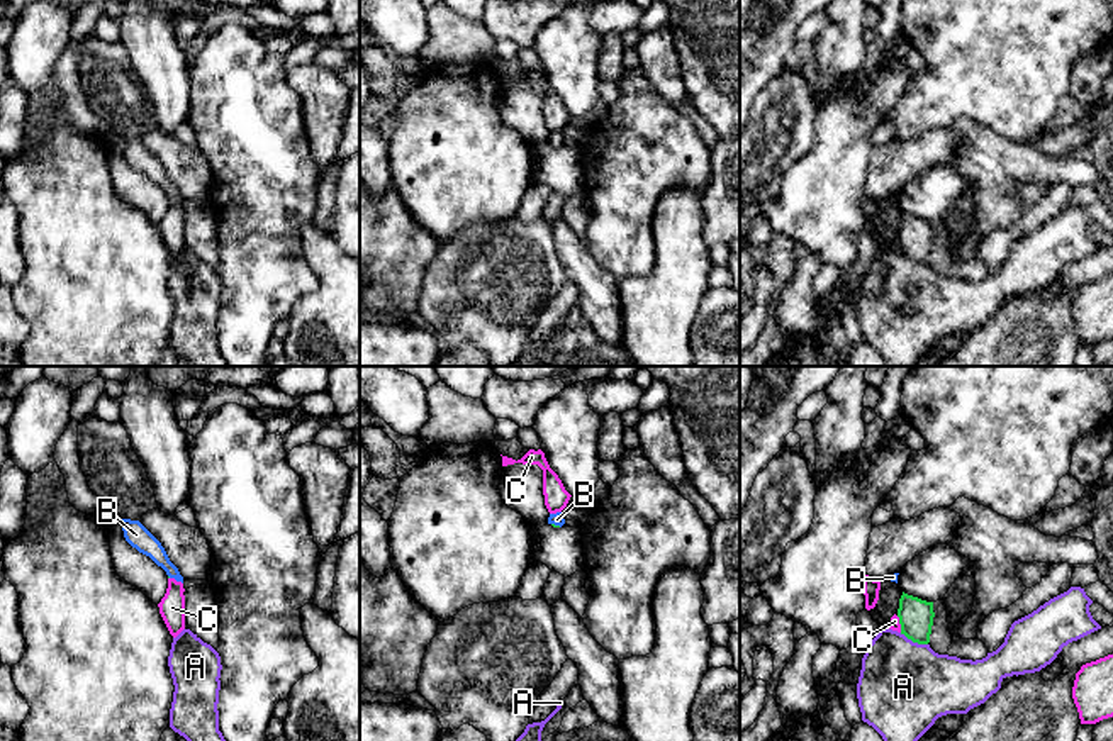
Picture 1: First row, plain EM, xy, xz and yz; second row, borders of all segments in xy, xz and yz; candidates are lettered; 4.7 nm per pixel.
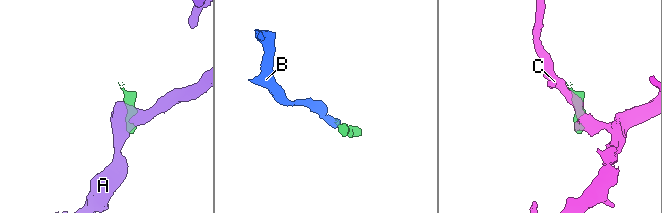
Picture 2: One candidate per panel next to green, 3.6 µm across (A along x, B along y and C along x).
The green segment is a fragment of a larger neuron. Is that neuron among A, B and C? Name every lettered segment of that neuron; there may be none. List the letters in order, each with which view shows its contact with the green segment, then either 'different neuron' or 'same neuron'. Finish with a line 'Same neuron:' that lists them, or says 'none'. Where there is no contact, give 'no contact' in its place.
A: yz | different neuron
B: xz | same neuron
C: yz | different neuron
Same neuron: B

